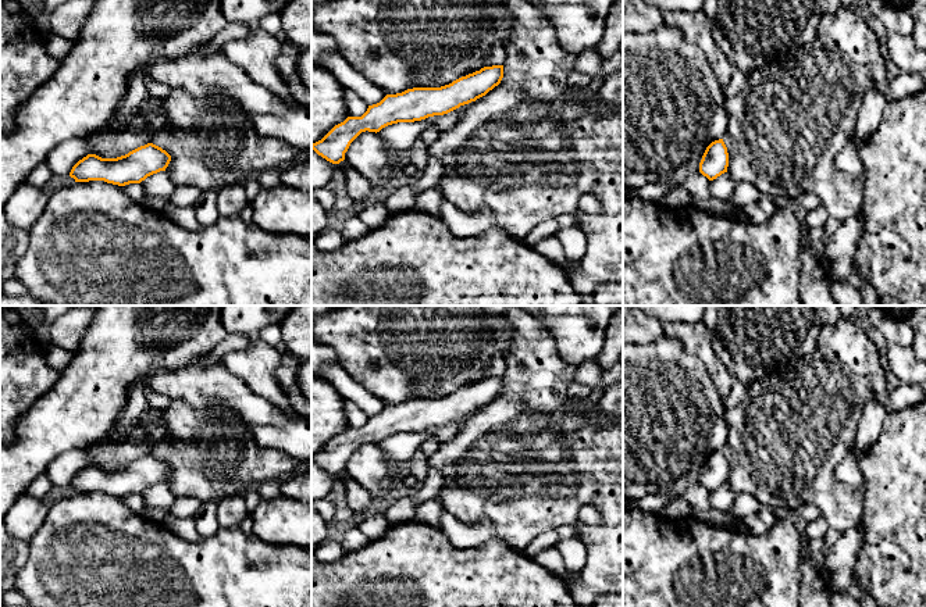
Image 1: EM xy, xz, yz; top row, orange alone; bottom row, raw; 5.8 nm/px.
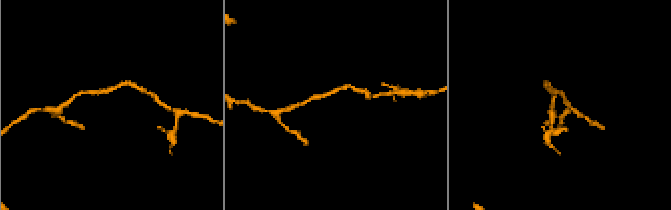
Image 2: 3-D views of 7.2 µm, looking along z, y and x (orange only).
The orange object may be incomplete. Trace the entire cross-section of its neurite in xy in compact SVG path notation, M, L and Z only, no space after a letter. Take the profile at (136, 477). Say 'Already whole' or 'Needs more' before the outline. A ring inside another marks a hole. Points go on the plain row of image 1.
Already whole. M147 454L117 469L101 469L88 465L71 481L70 488L75 493L104 492L125 497L140 494L147 488L165 482L171 467L161 458Z

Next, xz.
Already whole. M503 376L484 378L441 399L413 399L387 406L380 414L368 417L362 428L348 428L335 436L311 460L332 475L345 471L350 454L362 443L380 443L398 433L414 433L448 425L460 417L476 413L501 394Z

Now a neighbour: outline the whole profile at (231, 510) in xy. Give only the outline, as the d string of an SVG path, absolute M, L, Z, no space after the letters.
M242 493L228 494L217 503L217 519L221 528L239 526L249 514Z

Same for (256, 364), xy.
M257 335L246 347L227 353L222 361L235 376L247 385L252 393L266 399L281 413L296 417L302 413L292 407L275 376L281 358L282 354Z

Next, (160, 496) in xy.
M165 482L147 488L140 493L140 496L145 499L149 507L161 508L164 511L168 511L177 499Z

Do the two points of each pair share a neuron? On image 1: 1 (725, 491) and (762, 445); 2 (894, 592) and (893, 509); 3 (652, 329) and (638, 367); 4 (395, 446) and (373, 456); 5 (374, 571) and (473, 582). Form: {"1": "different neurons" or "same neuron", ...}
{"1": "different neurons", "2": "same neuron", "3": "different neurons", "4": "different neurons", "5": "same neuron"}

